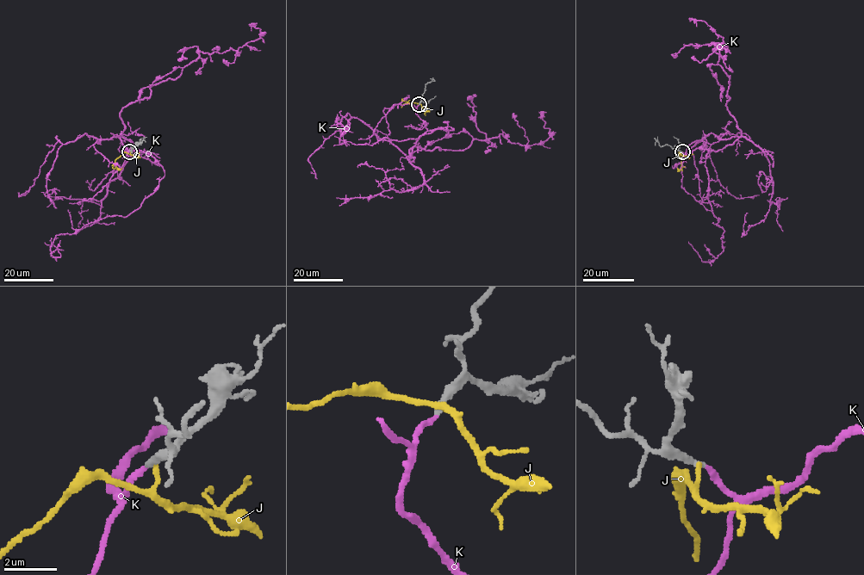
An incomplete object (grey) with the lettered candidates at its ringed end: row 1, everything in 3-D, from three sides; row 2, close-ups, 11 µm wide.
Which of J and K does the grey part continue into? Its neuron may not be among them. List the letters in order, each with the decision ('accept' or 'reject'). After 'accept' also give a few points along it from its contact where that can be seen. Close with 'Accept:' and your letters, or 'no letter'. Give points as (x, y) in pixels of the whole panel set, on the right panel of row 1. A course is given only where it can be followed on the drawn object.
J: reject
K: accept; it runs (681, 151), (717, 151), (741, 132), (726, 106), (730, 76), (712, 50), (724, 46), (723, 38), (689, 18)
Accept: K

